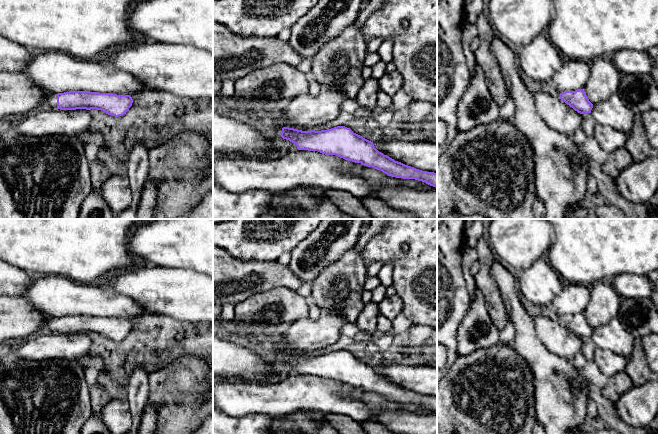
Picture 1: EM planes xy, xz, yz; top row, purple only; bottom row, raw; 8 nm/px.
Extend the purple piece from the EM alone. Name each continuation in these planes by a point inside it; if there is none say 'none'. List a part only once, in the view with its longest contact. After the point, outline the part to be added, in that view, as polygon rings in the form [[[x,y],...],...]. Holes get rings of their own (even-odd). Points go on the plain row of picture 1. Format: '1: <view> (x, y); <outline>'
1: xy (50, 325); [[[49,316],[43,323],[43,331],[57,332],[57,317]]]

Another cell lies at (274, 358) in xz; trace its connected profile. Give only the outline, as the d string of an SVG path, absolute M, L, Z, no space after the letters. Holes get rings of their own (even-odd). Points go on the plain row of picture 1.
M264 351L263 354L268 360L270 360L278 368L280 367L281 364L283 364L283 362L281 361L282 352L280 354L271 354L268 351Z

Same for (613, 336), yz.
M617 317L603 326L594 328L591 339L598 348L608 349L626 359L632 354L635 340Z

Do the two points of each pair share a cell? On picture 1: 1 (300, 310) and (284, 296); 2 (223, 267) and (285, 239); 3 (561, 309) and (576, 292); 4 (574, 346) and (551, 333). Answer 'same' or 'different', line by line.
1: same
2: different
3: same
4: same

